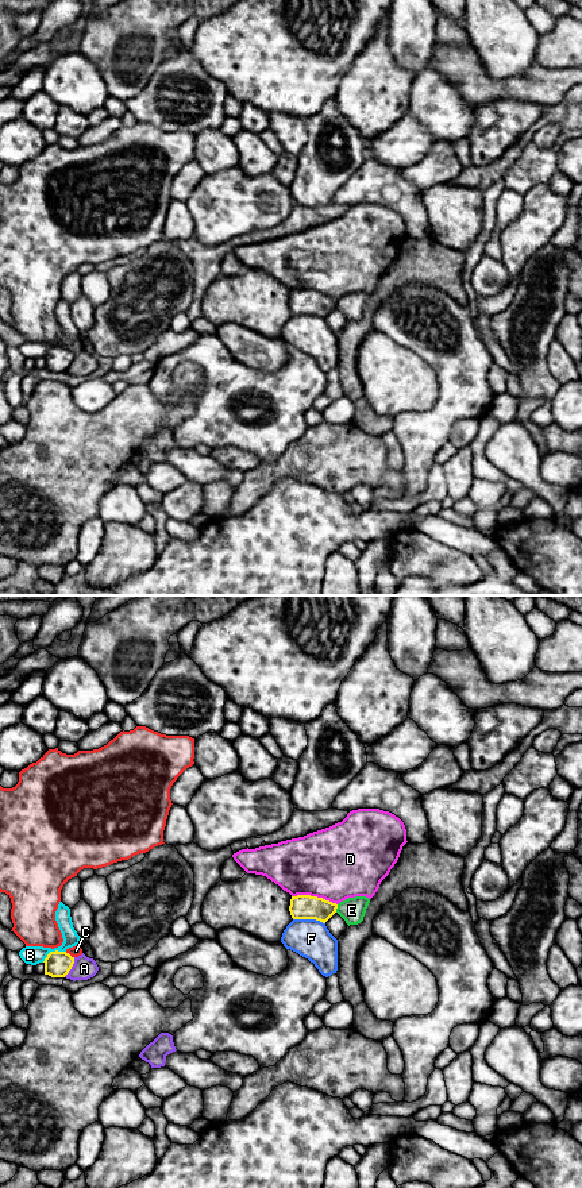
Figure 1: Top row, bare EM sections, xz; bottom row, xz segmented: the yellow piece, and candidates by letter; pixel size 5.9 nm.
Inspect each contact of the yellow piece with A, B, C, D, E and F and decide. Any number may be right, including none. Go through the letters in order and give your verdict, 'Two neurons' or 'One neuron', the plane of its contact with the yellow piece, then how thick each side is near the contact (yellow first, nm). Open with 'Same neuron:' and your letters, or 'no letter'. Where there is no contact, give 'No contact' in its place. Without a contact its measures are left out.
Same neuron: F
A: Two neurons. Touches yellow in xz. Thickness 160 nm (yellow) against 140 nm
B: Two neurons. Touches yellow in xz. Thickness 160 nm (yellow) against 110 nm
C: Two neurons. Touches yellow in xz. Thickness 160 nm (yellow) against 70 nm
D: Two neurons. Touches yellow in xz. Thickness 140 nm (yellow) against 440 nm
E: Two neurons. Touches yellow in xz. Thickness 140 nm (yellow) against 150 nm
F: One neuron. Touches yellow in xz. Thickness 140 nm (yellow) against 240 nm

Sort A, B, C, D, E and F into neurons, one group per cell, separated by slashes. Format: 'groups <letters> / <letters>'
groups A / B / C / D / E / F

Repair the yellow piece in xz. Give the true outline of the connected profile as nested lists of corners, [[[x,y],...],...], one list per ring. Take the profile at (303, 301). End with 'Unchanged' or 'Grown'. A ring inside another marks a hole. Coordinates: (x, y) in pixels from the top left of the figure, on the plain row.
[[[292,292],[289,306],[293,316],[281,332],[286,344],[308,354],[325,373],[338,366],[338,335],[325,321],[336,304],[336,298],[323,293]]]. Grown

